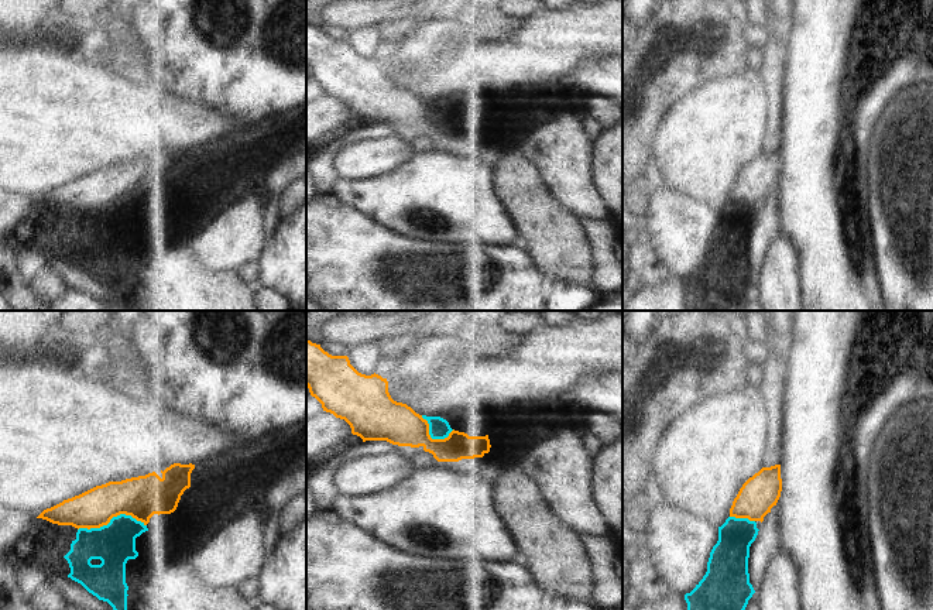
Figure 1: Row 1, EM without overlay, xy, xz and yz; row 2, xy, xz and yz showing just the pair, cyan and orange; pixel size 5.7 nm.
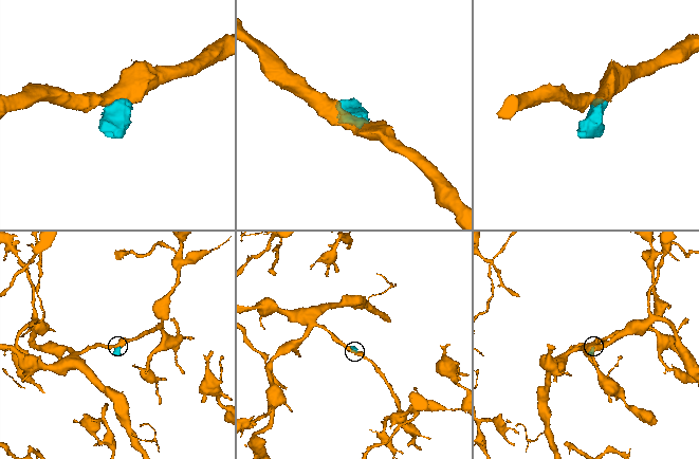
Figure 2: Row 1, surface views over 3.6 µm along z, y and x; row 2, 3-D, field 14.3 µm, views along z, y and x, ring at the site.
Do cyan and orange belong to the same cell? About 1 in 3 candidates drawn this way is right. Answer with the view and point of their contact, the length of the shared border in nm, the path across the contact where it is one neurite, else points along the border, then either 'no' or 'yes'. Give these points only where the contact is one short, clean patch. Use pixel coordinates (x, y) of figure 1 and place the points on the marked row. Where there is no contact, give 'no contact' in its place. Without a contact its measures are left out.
xy (112, 518) | 400 nm | along xy (146, 524), (130, 516), (117, 514), (99, 527), (78, 530) | no

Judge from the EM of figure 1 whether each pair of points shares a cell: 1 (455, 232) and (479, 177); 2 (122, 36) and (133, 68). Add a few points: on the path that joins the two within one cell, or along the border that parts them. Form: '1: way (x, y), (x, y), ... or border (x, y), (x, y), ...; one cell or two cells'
1: way (455, 218), (455, 201), (465, 191); one cell
2: way (123, 44), (126, 60); one cell

